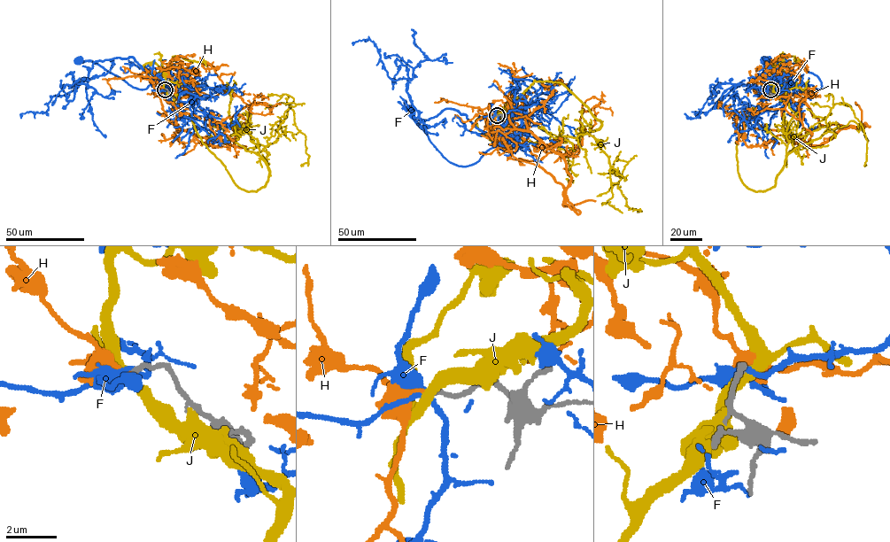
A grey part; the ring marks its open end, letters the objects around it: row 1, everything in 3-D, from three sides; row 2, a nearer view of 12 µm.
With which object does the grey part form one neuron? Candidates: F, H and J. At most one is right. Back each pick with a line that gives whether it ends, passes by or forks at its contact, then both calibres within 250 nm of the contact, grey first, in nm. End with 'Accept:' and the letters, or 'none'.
H: it ends; calibres 200 and 200 nm
Accept: H

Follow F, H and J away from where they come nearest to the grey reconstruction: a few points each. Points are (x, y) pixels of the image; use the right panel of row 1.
F: (770, 89), (793, 81), (818, 89), (822, 85), (816, 75), (798, 65), (766, 60)
H: (770, 89), (798, 86), (821, 124), (845, 127), (819, 144), (789, 137), (782, 90), (760, 75), (754, 92)
J: (770, 89), (736, 142), (748, 189), (775, 185), (786, 156), (822, 135), (836, 104), (863, 128), (866, 165)

